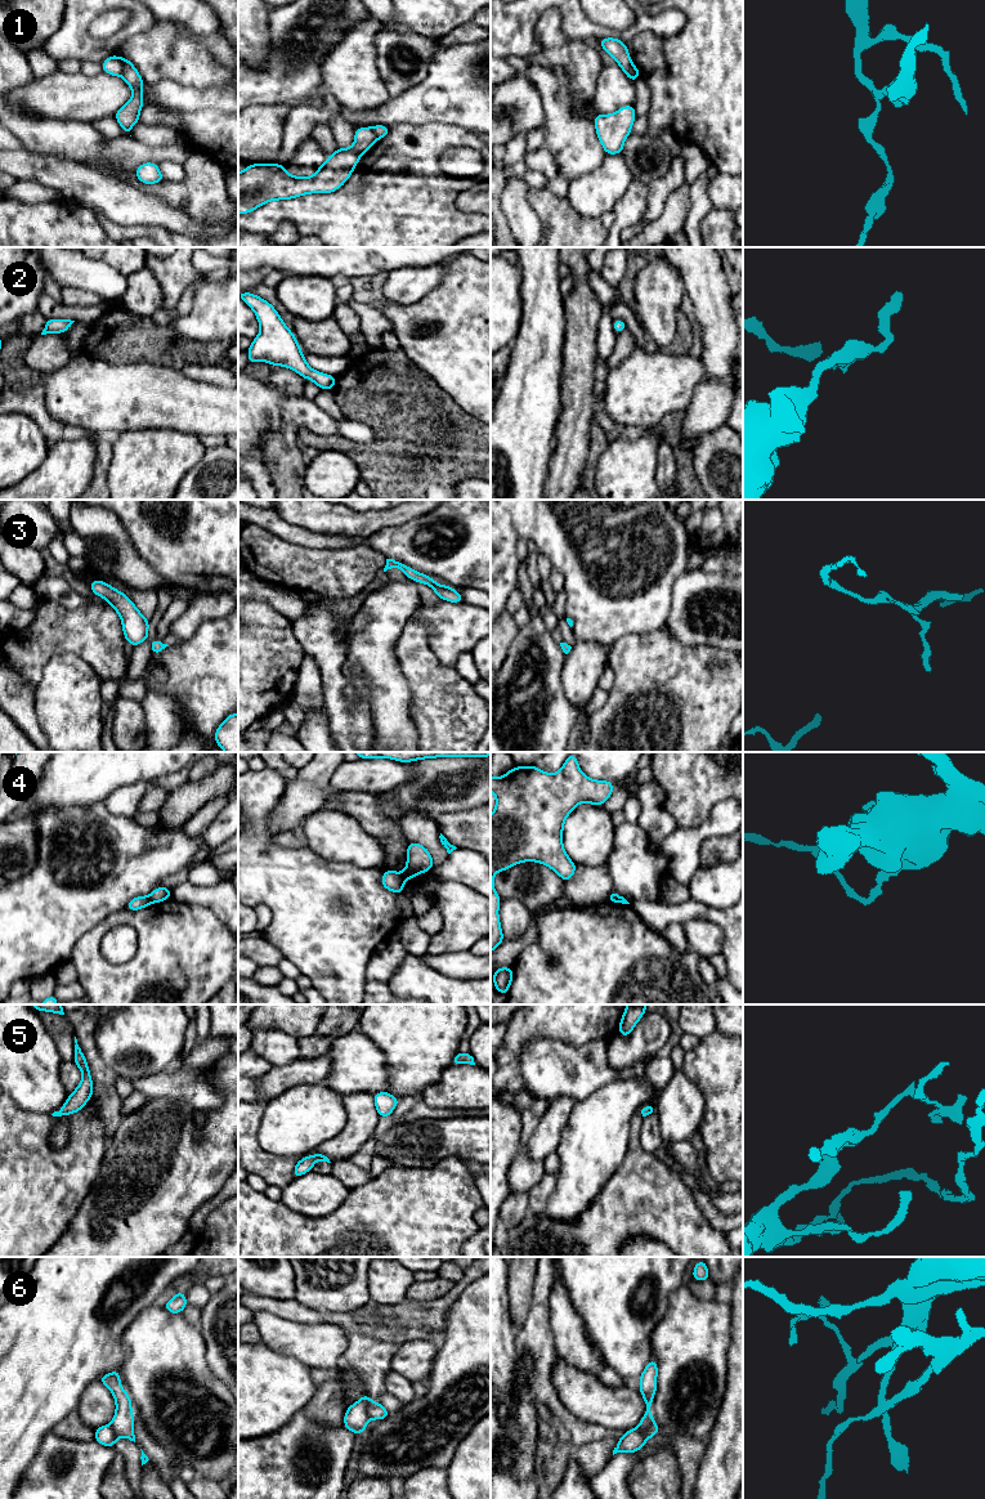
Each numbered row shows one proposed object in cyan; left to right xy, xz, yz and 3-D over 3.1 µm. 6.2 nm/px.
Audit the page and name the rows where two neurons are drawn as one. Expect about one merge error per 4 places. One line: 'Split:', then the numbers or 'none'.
Split: 1, 4, 6

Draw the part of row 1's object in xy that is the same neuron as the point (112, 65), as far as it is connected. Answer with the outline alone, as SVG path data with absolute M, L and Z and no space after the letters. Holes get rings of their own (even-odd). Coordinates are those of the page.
M115 54L108 57L104 62L100 63L103 72L112 75L112 76L121 76L122 75L122 63L118 57Z

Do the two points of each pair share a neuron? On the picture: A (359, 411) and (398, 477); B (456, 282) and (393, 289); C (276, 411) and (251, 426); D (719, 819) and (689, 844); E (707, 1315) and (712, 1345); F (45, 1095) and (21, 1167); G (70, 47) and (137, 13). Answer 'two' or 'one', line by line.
A: one
B: two
C: one
D: one
E: one
F: two
G: one

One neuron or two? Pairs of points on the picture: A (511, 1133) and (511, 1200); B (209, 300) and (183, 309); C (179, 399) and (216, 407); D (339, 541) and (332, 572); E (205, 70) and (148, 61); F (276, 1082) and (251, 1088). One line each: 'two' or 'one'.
A: two
B: two
C: one
D: two
E: one
F: one

